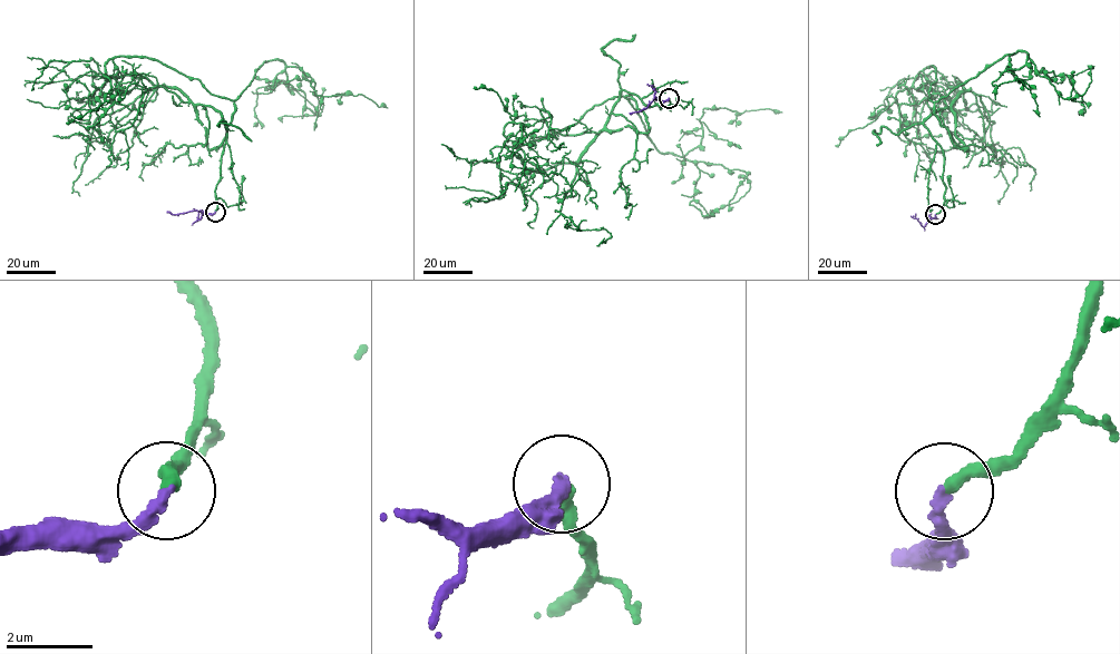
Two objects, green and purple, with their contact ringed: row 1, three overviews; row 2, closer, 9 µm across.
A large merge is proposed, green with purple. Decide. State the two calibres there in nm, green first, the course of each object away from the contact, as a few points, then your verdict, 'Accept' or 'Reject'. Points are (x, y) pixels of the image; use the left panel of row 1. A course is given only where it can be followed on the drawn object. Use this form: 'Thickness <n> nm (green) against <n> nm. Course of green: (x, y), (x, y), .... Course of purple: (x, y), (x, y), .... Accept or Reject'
Thickness 300 nm (green) against 260 nm. Course of green: (215, 212), (220, 113), (109, 59), (234, 99), (281, 60), (387, 108). Course of purple: (215, 212), (177, 214), (167, 211). Accept

